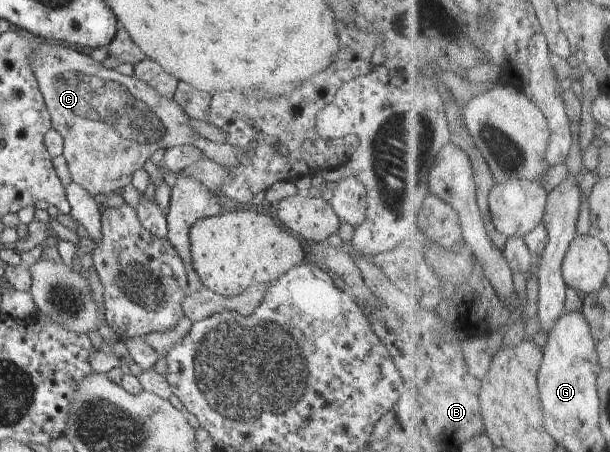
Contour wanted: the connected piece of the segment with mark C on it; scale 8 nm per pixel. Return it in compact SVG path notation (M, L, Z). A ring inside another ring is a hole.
M29 35L35 51L30 55L30 66L37 78L41 93L43 94L46 108L49 110L51 119L52 119L52 128L59 131L64 139L64 150L63 156L65 157L68 163L69 173L73 182L78 183L81 187L84 187L92 196L95 195L112 195L113 191L117 189L123 189L126 185L131 183L133 173L137 169L141 169L147 161L157 151L159 148L172 148L175 145L189 145L193 141L193 135L201 137L195 133L195 129L191 126L191 117L184 110L184 107L181 107L180 103L177 103L177 100L173 98L167 98L162 94L159 94L154 87L143 82L143 80L137 78L135 74L125 75L121 74L115 68L105 68L102 64L99 65L91 55L86 55L80 53L73 49L73 47L67 47L67 45L56 42L55 40L43 40L39 39L39 43L33 41L35 36Z

